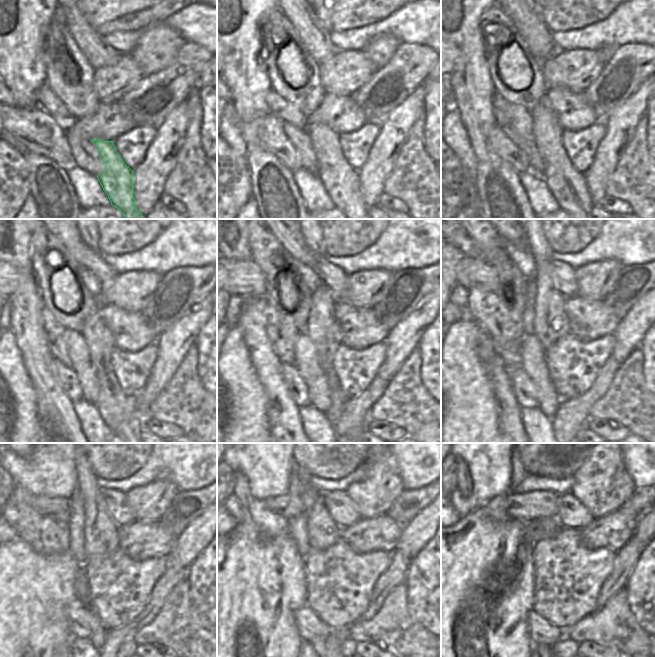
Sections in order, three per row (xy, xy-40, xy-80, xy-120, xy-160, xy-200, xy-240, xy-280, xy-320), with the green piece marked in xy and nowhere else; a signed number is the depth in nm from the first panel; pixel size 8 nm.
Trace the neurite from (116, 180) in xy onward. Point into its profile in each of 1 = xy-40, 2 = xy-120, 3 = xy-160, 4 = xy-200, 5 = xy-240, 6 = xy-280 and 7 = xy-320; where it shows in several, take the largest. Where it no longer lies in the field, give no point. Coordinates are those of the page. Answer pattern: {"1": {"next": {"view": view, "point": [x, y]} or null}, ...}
{"1": {"next": {"view": "xy-40", "point": [340, 180]}}, "2": {"next": {"view": "xy-120", "point": [119, 411]}}, "3": {"next": {"view": "xy-160", "point": [323, 329]}}, "4": {"next": {"view": "xy-200", "point": [550, 323]}}, "5": {"next": {"view": "xy-240", "point": [100, 530]}}, "6": {"next": {"view": "xy-280", "point": [323, 532]}}, "7": {"next": {"view": "xy-320", "point": [549, 526]}}}

